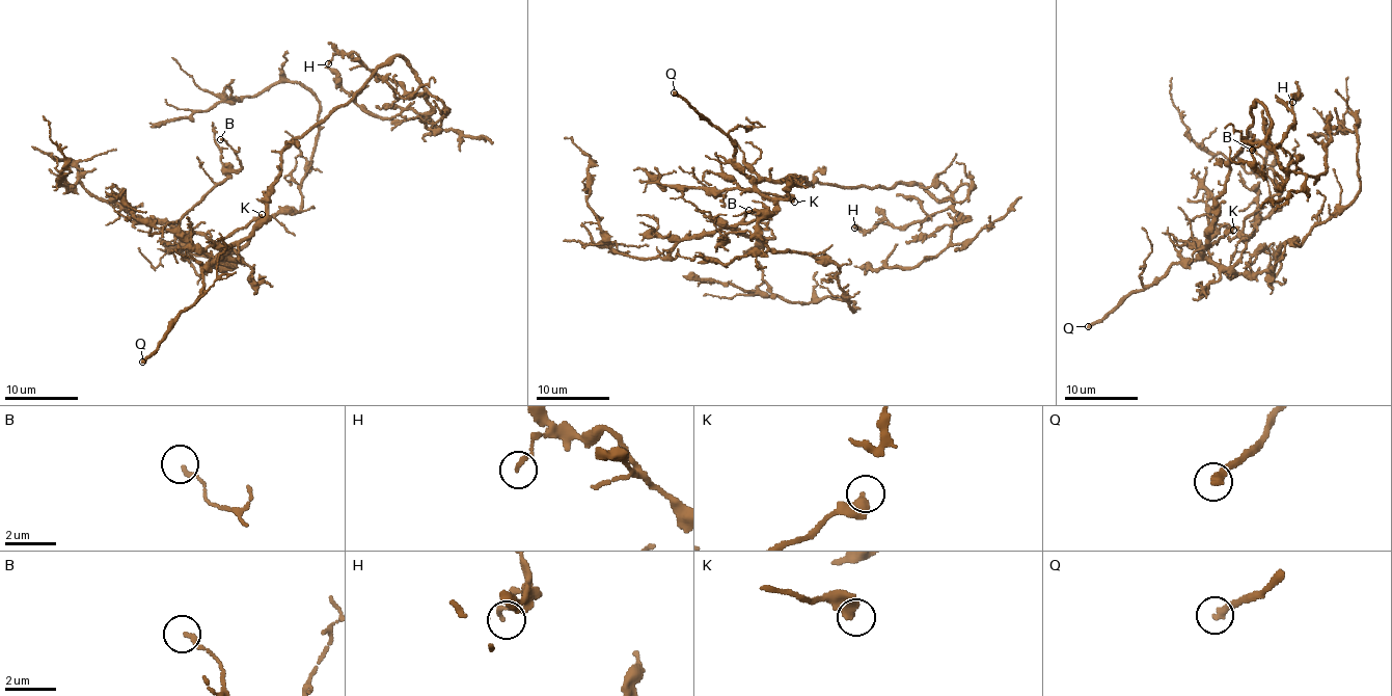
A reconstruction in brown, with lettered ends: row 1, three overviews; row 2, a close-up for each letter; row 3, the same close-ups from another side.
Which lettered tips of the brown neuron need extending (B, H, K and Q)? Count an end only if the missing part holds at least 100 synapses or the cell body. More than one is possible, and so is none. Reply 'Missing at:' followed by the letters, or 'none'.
Missing at: Q

